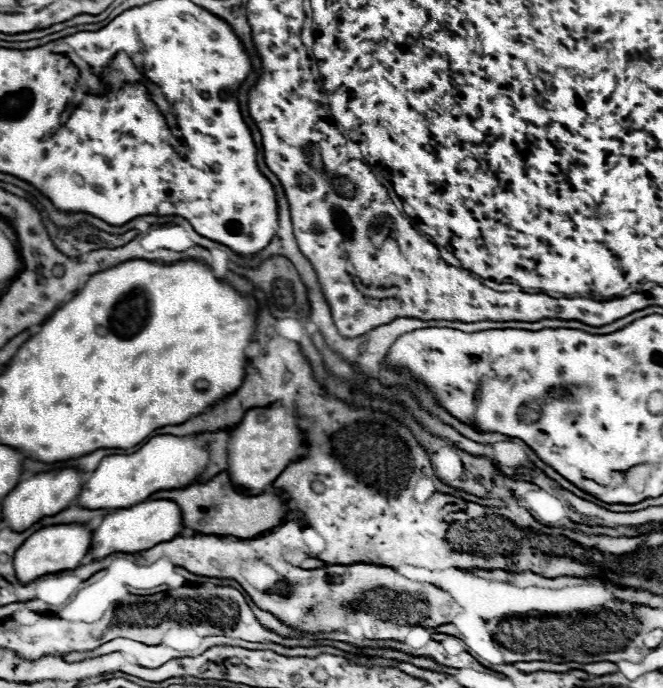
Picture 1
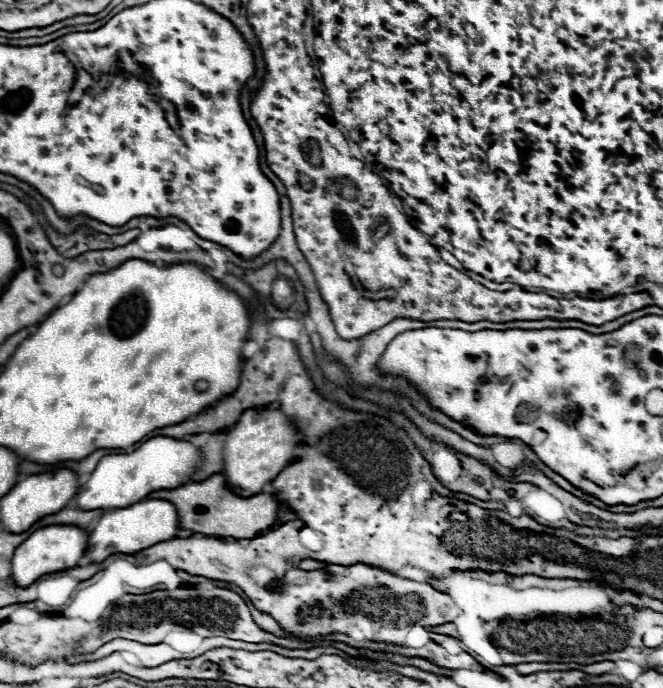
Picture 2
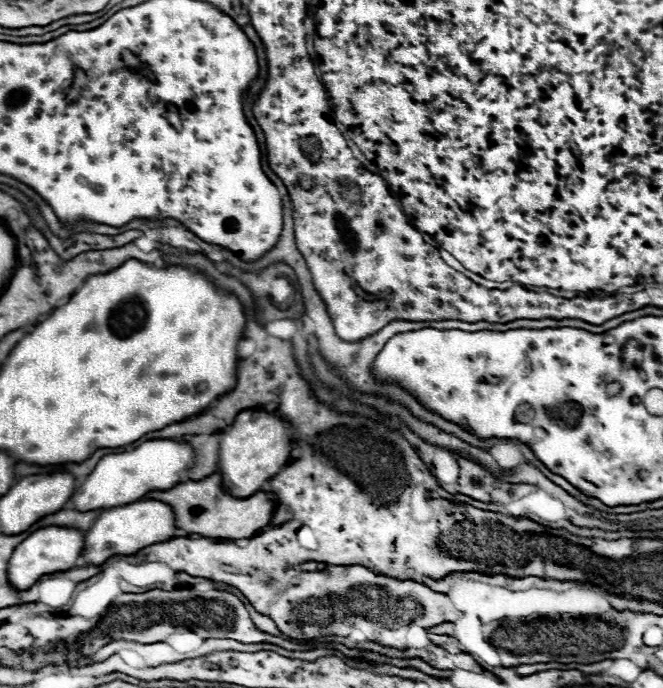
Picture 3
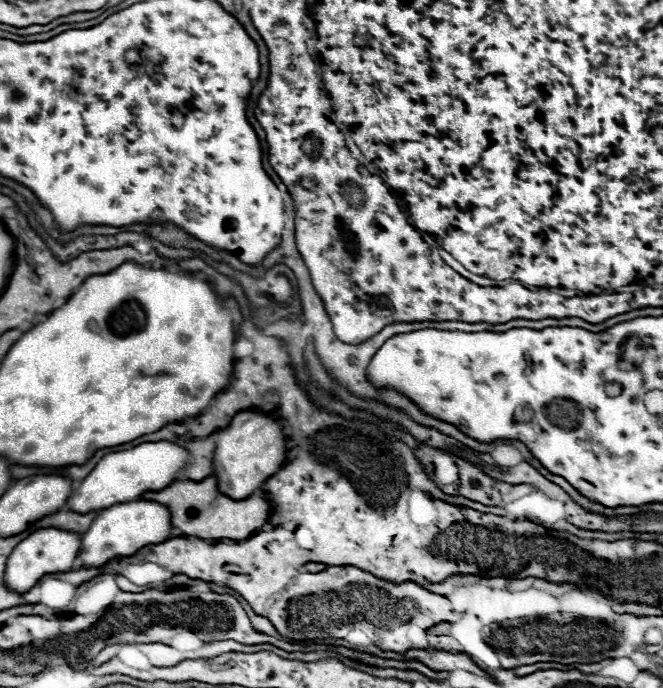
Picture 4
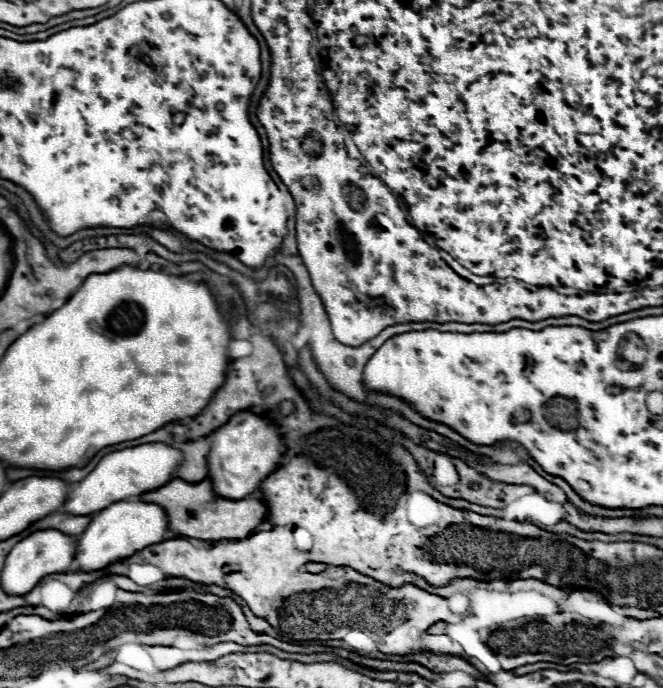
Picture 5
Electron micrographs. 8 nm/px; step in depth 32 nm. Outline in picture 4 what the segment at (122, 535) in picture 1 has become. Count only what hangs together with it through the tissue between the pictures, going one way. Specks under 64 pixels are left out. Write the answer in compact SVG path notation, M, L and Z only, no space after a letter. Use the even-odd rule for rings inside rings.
M152 500L124 502L102 510L94 518L92 526L82 534L82 548L78 558L84 568L100 568L116 556L132 556L140 548L160 544L170 536L172 536L172 516L164 504Z

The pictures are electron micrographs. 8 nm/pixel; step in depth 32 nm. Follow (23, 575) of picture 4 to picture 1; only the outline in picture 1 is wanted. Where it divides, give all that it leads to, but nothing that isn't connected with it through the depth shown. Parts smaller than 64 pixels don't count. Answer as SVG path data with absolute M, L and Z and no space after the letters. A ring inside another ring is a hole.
M58 524L58 526L40 528L16 550L14 570L18 580L32 582L44 574L78 568L82 558L88 554L90 540L92 540L92 530L88 524Z

